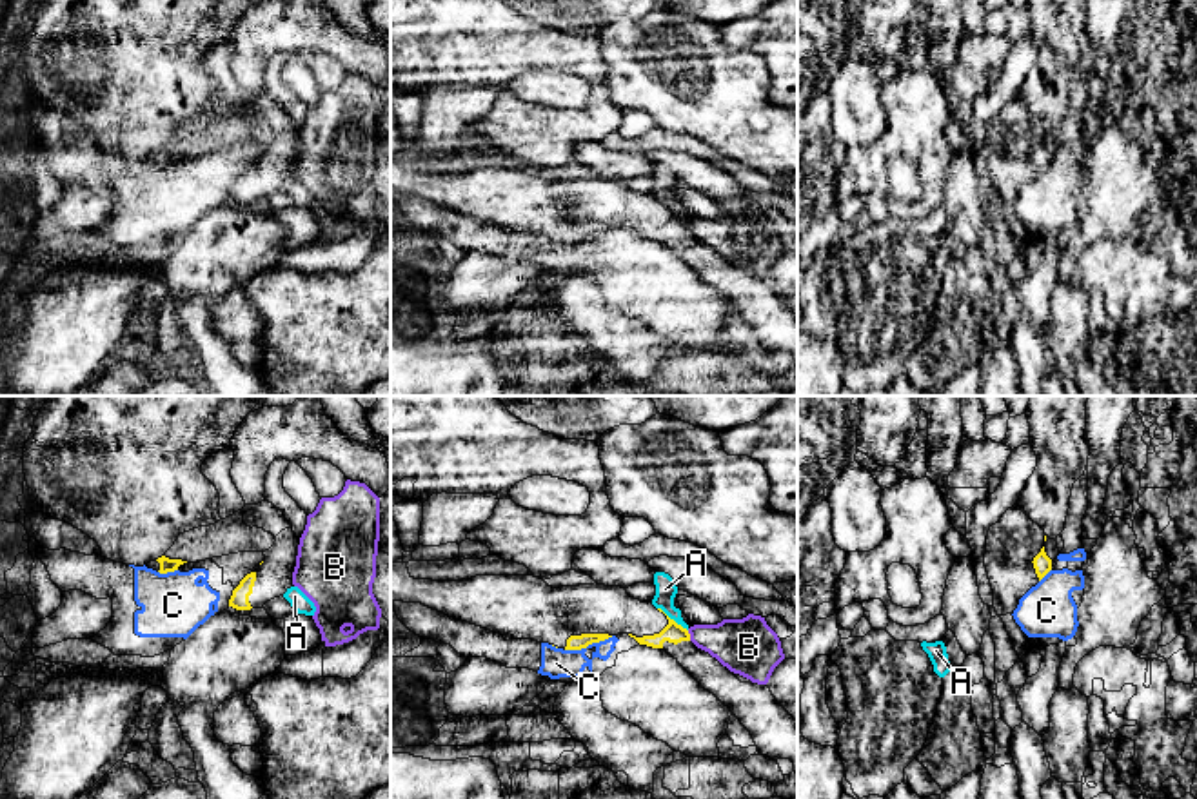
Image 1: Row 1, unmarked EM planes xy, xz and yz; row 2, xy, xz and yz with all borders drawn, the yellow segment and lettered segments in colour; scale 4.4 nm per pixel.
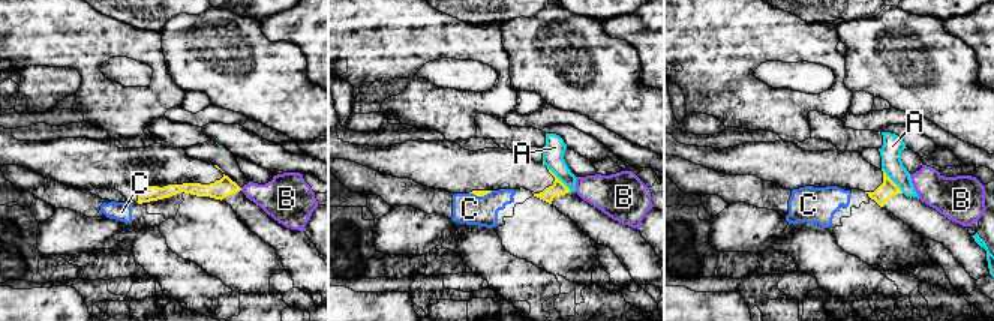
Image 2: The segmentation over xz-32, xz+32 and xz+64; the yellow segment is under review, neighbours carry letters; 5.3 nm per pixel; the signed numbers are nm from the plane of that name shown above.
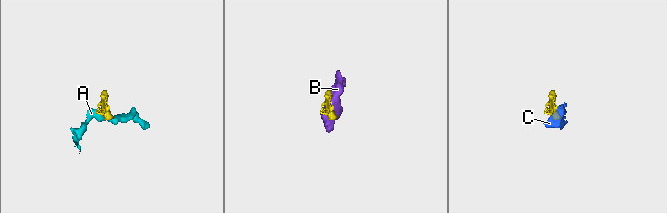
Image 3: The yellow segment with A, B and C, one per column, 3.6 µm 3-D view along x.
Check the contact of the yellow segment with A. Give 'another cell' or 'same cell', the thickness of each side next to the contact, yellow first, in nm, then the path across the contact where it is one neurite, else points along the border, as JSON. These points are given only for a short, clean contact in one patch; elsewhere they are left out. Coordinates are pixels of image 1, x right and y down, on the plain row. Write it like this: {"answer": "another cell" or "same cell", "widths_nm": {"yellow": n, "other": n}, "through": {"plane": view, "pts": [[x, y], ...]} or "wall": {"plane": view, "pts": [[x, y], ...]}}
{"answer": "another cell", "widths_nm": {"yellow": 90, "other": 100}, "wall": {"plane": "xz", "pts": [[658, 200], [687, 224]]}}

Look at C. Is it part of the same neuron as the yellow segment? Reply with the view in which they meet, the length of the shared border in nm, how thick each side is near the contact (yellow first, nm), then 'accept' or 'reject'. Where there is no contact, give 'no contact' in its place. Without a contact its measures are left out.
meets yellow in xz; contact 220 nm long; 60 nm thick on the yellow side, 130 nm on the other; reject

